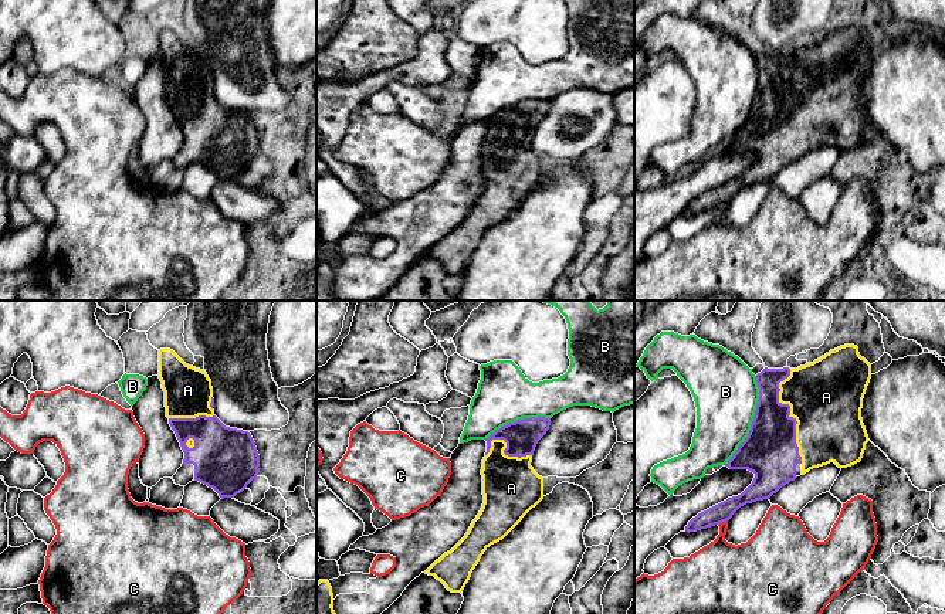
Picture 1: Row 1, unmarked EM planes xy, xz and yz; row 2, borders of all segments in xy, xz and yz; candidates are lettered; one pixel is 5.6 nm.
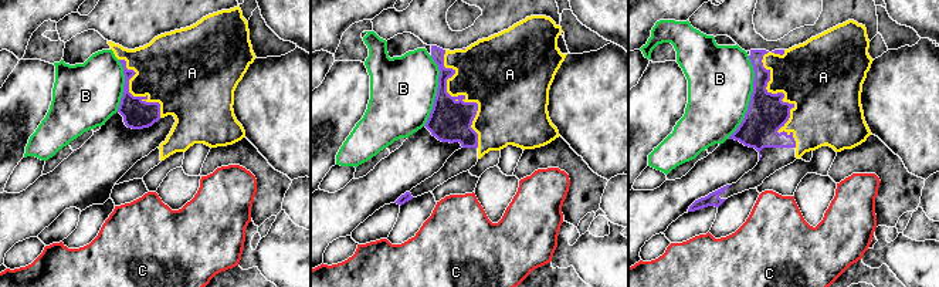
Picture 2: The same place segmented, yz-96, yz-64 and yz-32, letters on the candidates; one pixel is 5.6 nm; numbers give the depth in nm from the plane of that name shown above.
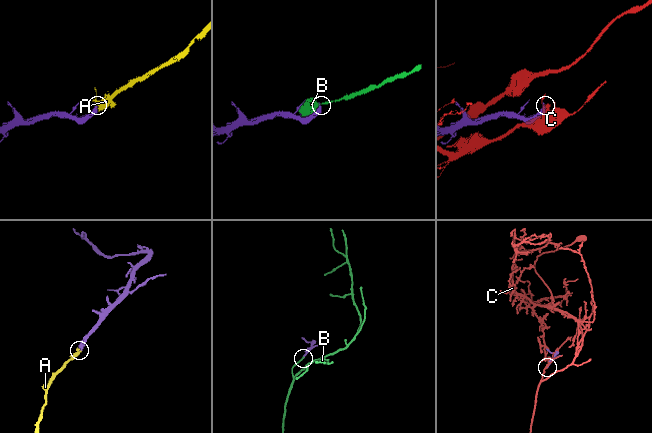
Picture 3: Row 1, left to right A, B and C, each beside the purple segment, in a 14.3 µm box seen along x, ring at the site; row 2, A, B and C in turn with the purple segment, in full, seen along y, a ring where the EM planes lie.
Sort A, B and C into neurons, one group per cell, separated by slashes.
A / B / C

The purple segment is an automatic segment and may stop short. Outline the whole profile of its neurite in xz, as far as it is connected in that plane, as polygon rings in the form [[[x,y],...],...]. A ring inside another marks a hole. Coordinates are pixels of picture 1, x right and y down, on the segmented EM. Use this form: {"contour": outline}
{"contour": [[[522,418],[501,427],[485,440],[487,452],[481,469],[482,508],[465,536],[424,571],[440,580],[448,591],[463,593],[484,552],[502,540],[543,499],[543,478],[534,471],[531,462],[535,447],[549,425],[551,418]]]}

